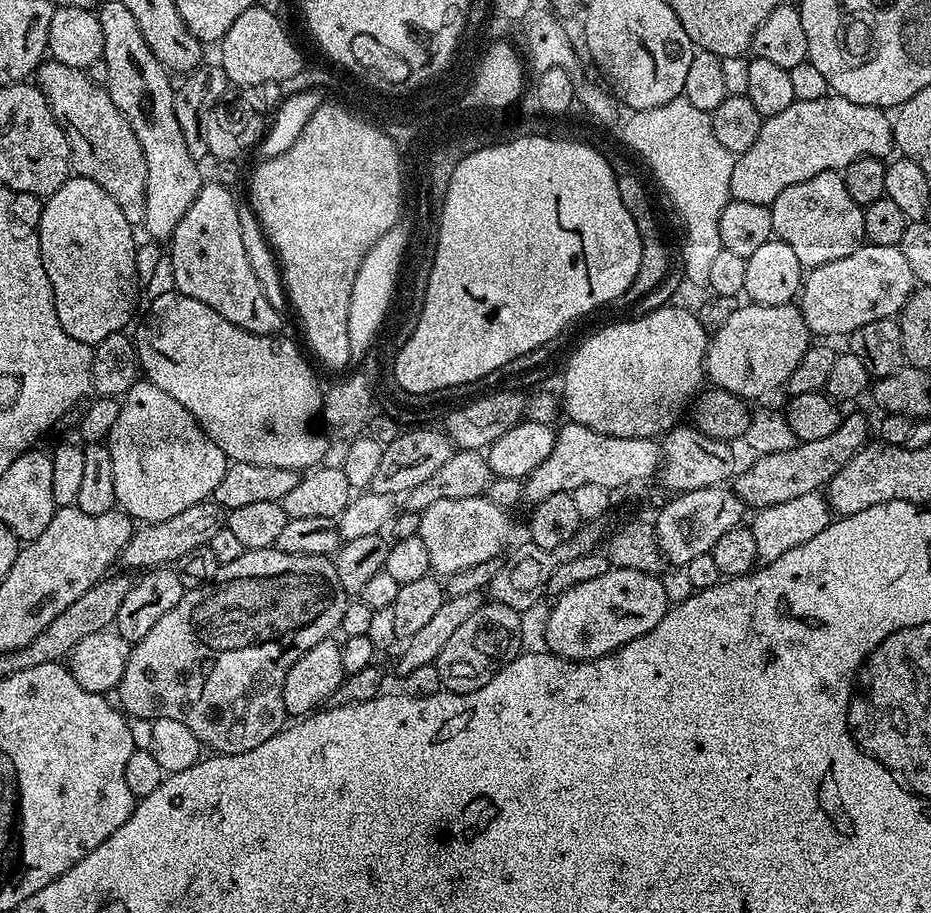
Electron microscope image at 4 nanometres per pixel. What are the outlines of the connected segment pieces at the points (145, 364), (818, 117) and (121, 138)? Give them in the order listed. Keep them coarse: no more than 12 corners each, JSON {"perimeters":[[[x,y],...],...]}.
{"perimeters":[[[154,298],[143,375],[232,462],[317,467],[322,388],[279,335]],[[835,94],[767,117],[731,199],[893,151],[885,109]],[[51,58],[34,83],[71,171],[143,225],[146,158],[107,87]]]}

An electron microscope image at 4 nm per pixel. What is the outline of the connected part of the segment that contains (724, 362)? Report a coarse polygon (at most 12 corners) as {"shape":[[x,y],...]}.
{"shape":[[741,303],[704,353],[745,398],[787,385],[810,347],[795,303]]}

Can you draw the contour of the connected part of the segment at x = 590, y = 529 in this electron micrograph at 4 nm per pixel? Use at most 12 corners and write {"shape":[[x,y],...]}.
{"shape":[[596,522],[553,549],[513,547],[488,584],[493,601],[534,607],[561,564],[595,553]]}

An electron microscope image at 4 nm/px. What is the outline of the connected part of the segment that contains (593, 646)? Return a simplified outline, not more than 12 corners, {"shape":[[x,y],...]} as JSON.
{"shape":[[611,567],[564,589],[547,651],[597,660],[670,607],[659,575]]}

